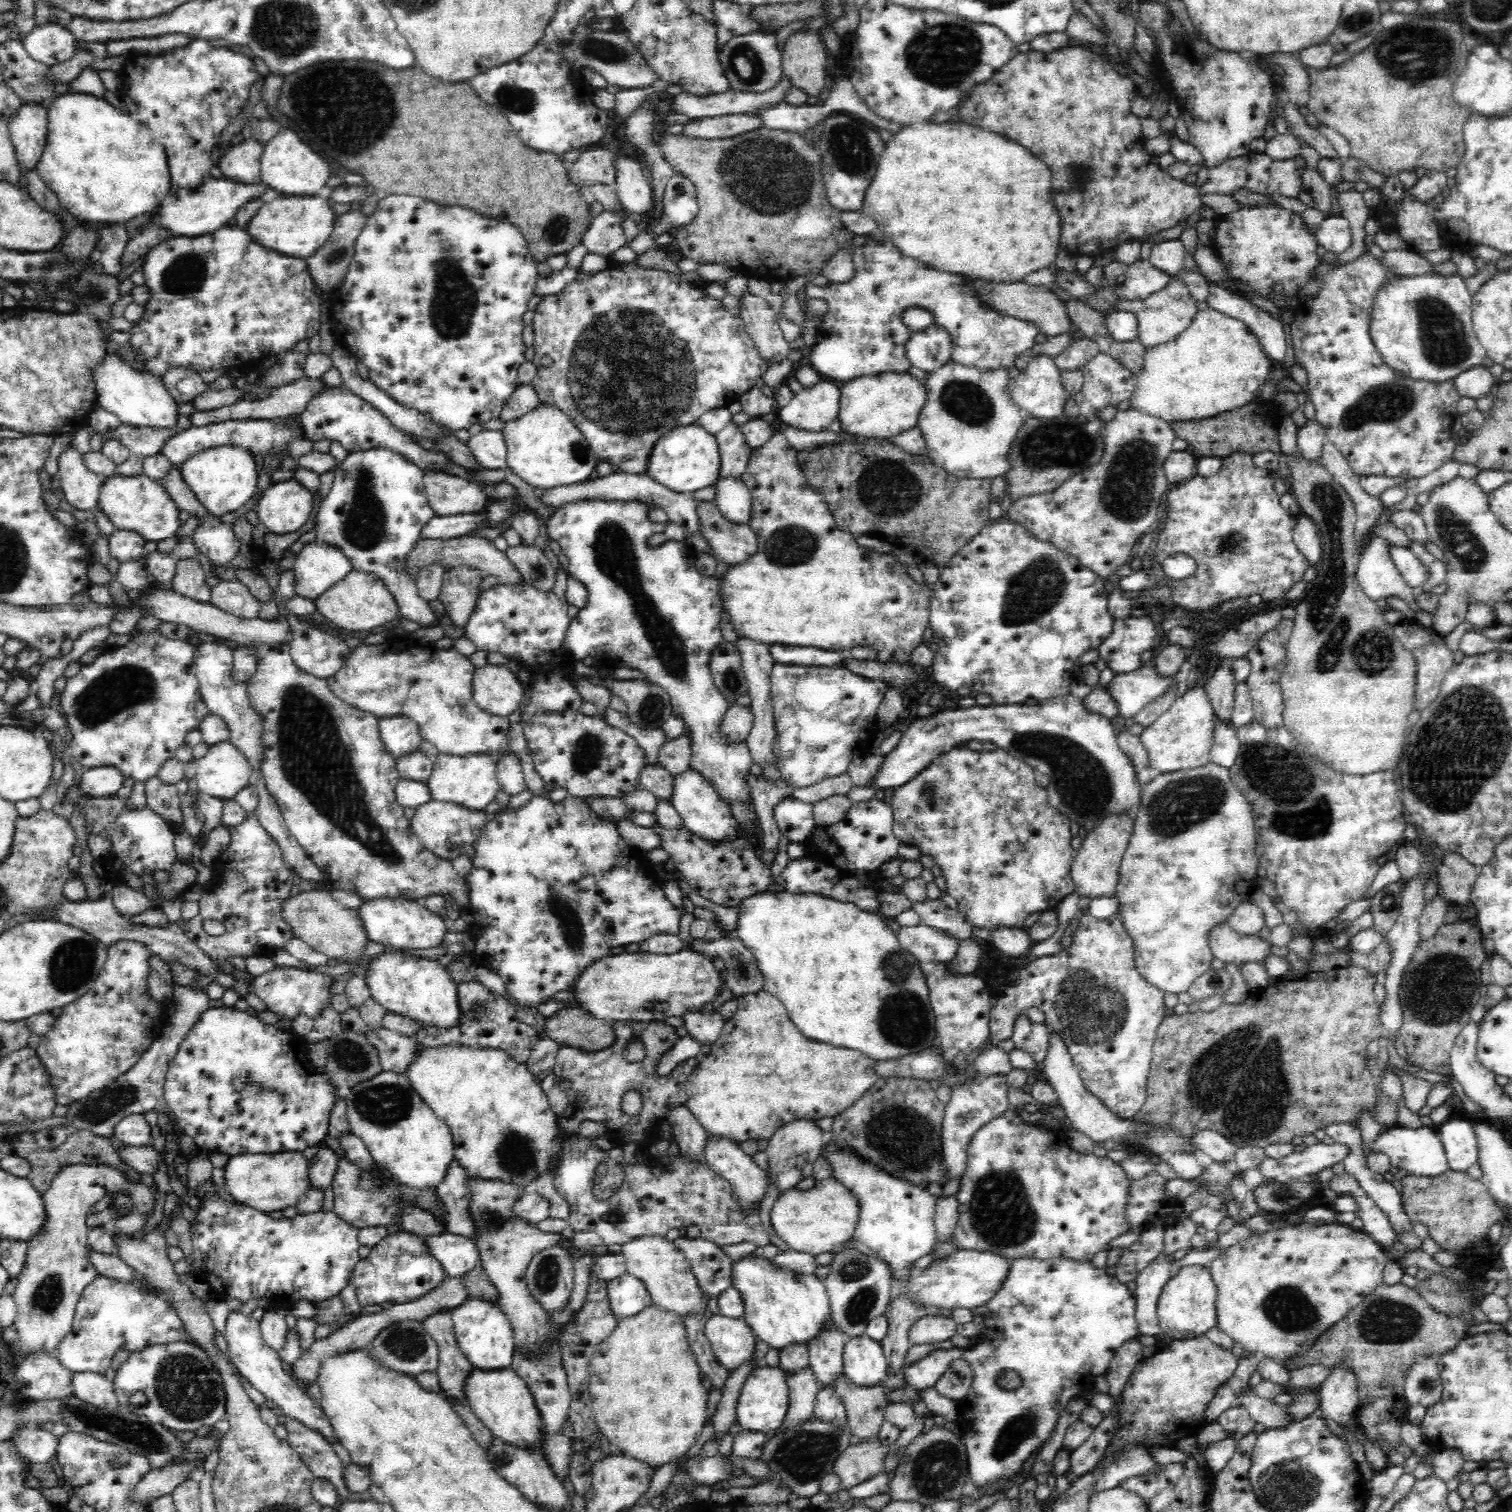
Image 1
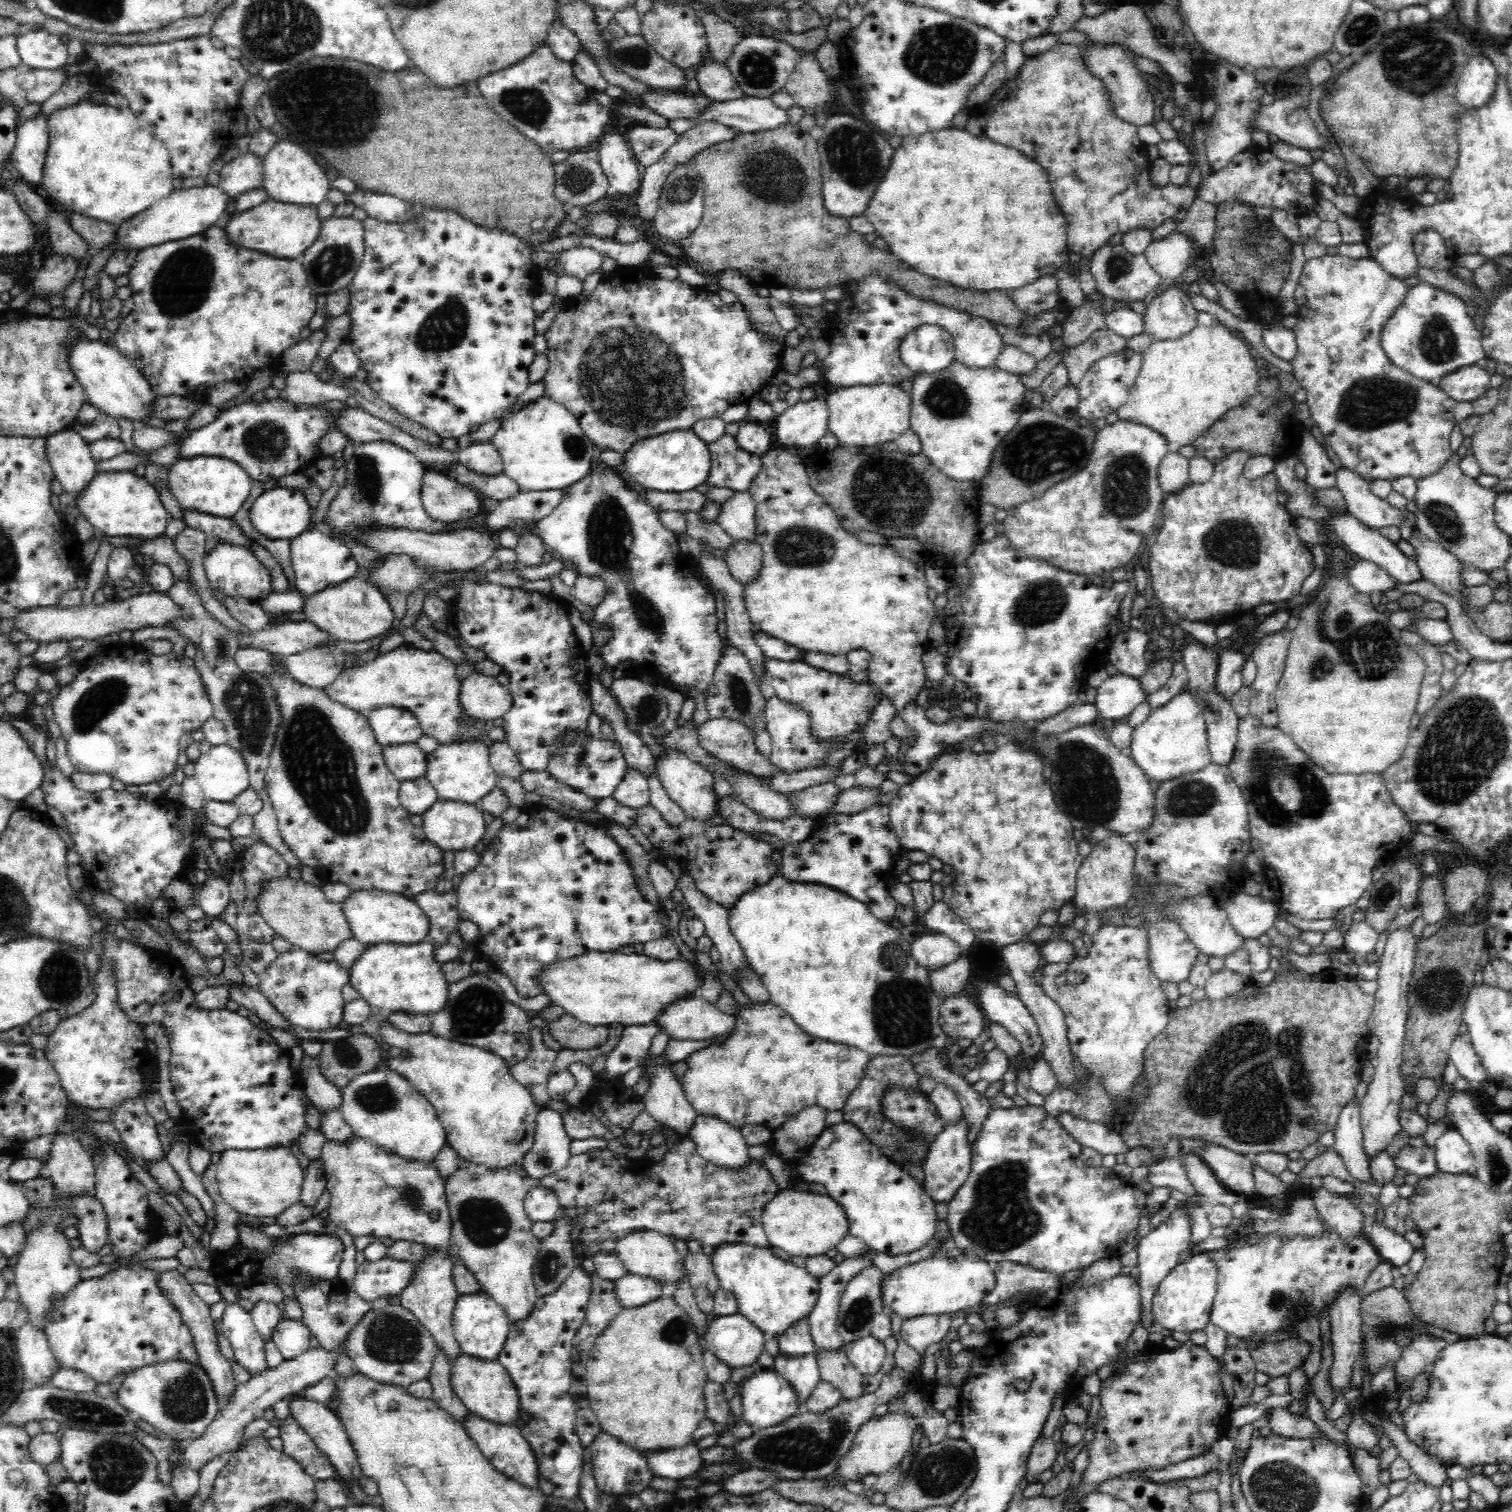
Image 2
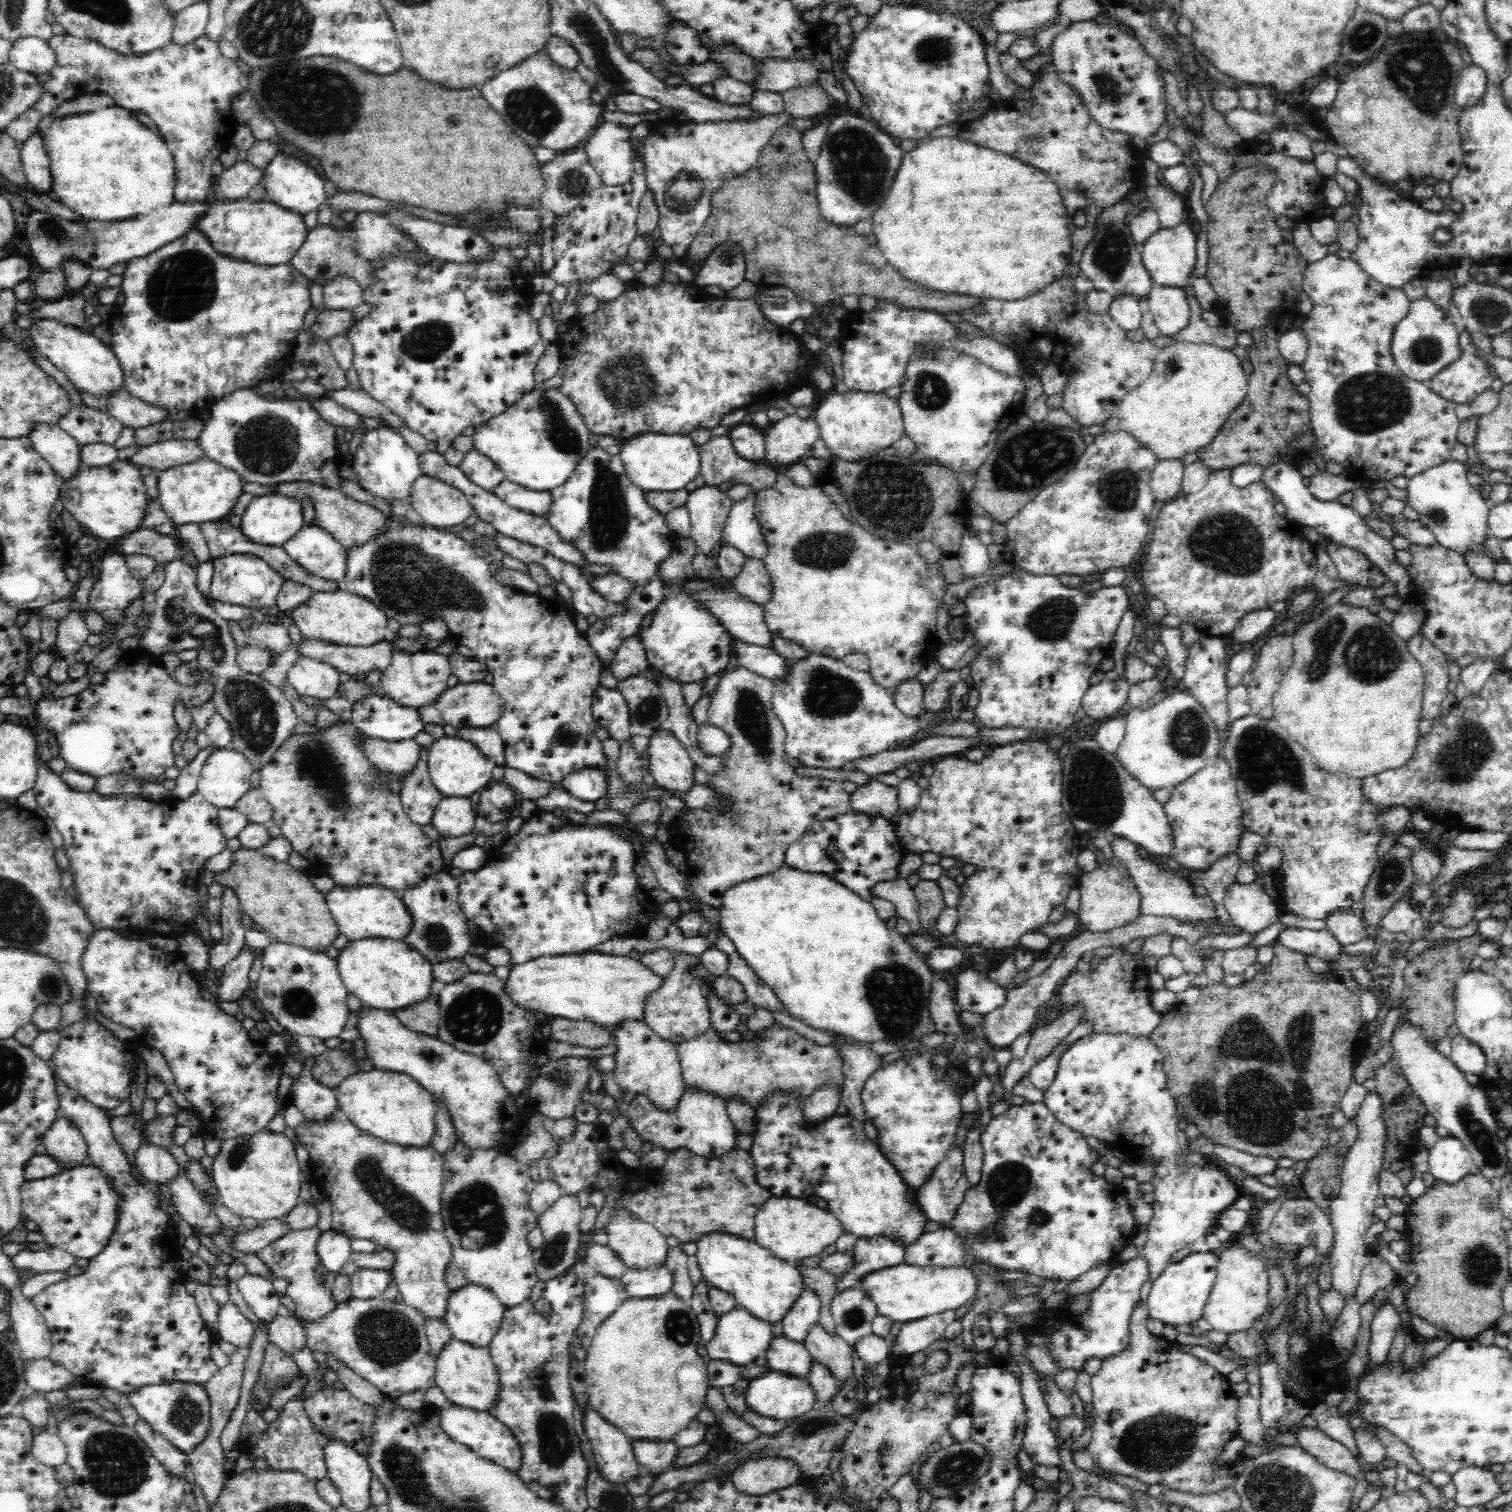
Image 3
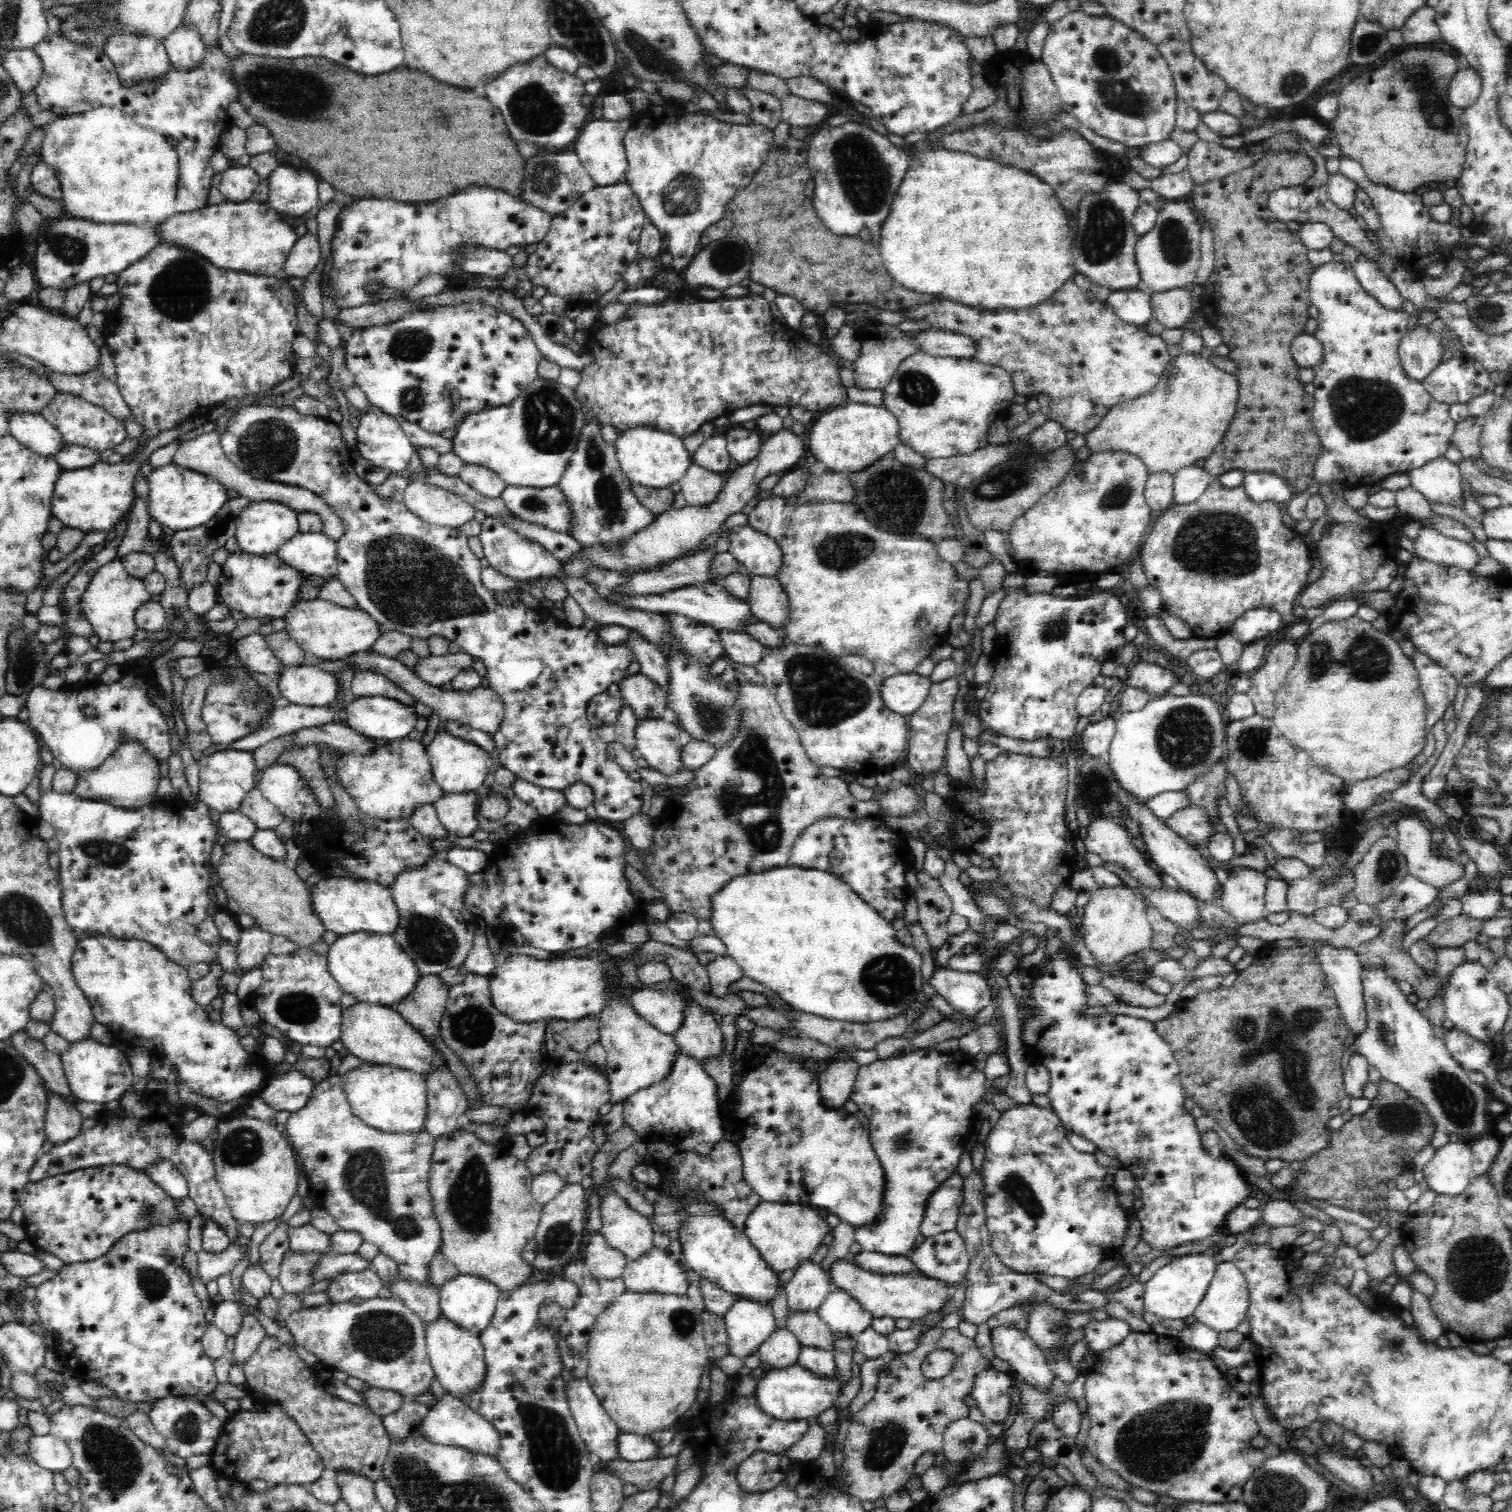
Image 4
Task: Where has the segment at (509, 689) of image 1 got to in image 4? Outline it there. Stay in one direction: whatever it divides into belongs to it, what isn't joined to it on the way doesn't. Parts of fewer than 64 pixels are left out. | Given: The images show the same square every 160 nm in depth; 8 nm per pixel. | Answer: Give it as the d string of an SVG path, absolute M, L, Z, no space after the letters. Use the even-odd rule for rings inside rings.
M356 653L355 655L346 657L345 662L347 662L347 664L350 664L350 662L353 664L353 668L355 668L354 672L371 668L372 670L383 674L388 678L388 680L391 680L400 686L402 690L406 690L415 701L433 708L433 710L437 712L441 721L455 720L455 722L480 730L492 738L500 728L501 722L503 721L505 715L504 703L500 696L498 696L490 687L478 687L468 692L454 691L454 689L451 689L450 691L442 691L440 687L424 683L415 672L410 672L408 667L402 665L397 658L388 659L388 657L378 655Z

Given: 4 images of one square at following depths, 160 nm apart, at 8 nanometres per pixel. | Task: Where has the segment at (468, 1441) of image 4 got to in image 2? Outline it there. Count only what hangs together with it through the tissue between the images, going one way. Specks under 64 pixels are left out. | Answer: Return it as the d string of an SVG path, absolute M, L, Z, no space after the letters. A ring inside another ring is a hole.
M466 1414L466 1418L460 1421L468 1433L468 1437L476 1443L482 1456L492 1463L502 1475L506 1475L512 1480L527 1486L538 1489L538 1479L536 1479L536 1455L530 1448L528 1441L521 1435L520 1429L512 1424L496 1424L490 1420L481 1418L476 1414Z

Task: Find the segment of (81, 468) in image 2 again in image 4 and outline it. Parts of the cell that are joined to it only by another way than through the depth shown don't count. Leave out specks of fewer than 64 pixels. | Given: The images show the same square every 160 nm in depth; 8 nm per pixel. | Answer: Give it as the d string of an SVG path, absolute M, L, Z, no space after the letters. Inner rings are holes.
M14 412L8 420L8 434L36 454L52 457L65 446L62 435L38 413Z

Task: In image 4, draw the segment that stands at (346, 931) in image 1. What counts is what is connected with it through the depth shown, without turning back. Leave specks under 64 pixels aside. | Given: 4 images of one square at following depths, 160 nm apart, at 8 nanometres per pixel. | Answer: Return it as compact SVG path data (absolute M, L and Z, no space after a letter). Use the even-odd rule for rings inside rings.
M226 840L222 847L223 854L217 866L219 884L226 895L240 905L241 911L252 916L255 924L272 935L285 936L289 942L305 948L322 939L325 928L312 911L311 892L294 869L262 854L250 841Z

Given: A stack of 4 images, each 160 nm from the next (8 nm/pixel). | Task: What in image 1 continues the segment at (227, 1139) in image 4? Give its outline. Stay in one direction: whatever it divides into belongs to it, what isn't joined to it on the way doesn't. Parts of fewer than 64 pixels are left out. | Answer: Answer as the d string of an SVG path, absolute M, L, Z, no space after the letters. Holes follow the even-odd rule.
M294 1151L228 1155L224 1167L225 1187L238 1203L263 1213L283 1211L294 1206L296 1200L308 1190L308 1162L302 1152Z

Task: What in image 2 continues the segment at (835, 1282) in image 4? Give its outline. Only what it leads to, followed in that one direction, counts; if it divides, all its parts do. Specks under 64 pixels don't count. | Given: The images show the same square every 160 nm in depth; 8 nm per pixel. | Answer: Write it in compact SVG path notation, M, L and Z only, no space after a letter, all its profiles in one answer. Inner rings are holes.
M973 1255L967 1258L928 1258L884 1275L880 1284L884 1310L903 1320L924 1315L952 1315L968 1308L977 1309L994 1286L995 1272L992 1264Z

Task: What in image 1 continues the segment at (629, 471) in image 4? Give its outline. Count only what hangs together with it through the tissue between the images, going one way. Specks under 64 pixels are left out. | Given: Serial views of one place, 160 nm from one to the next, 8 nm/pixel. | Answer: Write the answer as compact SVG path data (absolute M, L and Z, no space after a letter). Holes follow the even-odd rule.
M694 423L685 427L674 427L664 436L660 436L648 454L644 474L672 492L682 494L693 493L716 484L718 468L720 468L720 455L714 435L708 433L702 425Z

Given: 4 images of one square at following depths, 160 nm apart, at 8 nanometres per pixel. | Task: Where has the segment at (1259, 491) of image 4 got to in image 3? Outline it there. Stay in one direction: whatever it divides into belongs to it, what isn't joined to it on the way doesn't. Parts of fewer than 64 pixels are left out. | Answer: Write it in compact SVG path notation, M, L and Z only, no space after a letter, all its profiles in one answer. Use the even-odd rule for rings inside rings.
M1278 461L1272 465L1268 465L1263 469L1258 481L1262 481L1264 487L1270 489L1278 502L1282 502L1286 507L1286 516L1292 521L1296 521L1299 525L1312 526L1316 528L1320 535L1327 536L1331 542L1343 544L1349 548L1356 549L1368 557L1368 561L1383 572L1385 578L1396 582L1397 595L1405 600L1412 599L1412 581L1408 577L1408 571L1396 562L1395 550L1390 544L1391 539L1378 536L1372 532L1364 517L1360 516L1351 506L1344 505L1336 501L1321 501L1316 499L1314 495L1302 483L1302 474L1296 467L1292 467L1284 461Z

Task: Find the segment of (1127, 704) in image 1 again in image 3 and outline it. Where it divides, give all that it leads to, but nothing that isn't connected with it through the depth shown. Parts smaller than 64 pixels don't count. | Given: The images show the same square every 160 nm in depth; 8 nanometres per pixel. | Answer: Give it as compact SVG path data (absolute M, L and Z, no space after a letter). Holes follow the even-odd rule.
M1104 679L1098 684L1090 685L1081 699L1081 708L1090 718L1112 718L1120 715L1120 708L1126 704L1131 684L1125 679L1108 681Z

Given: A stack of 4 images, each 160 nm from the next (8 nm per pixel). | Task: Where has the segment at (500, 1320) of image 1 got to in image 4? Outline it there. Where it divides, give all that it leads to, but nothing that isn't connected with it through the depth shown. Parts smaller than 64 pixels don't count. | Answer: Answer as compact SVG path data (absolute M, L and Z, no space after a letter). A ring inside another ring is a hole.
M458 1274L439 1287L439 1306L445 1318L460 1328L478 1335L494 1315L495 1305L500 1294L502 1293L496 1284L490 1283L482 1277Z

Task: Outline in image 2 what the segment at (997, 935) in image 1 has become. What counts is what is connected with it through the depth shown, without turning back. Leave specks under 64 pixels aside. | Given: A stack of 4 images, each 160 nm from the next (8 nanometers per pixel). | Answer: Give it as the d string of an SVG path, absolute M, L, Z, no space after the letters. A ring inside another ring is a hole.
M1024 939L1003 947L1000 957L1001 962L1006 963L1009 973L1015 980L1015 994L1024 1003L1038 1026L1040 1037L1043 1040L1043 1049L1039 1057L1049 1061L1056 1075L1057 1084L1064 1084L1064 1082L1072 1082L1076 1078L1078 1064L1073 1052L1070 1050L1065 1014L1061 1011L1058 1003L1041 990L1036 977L1037 968L1040 968L1041 954L1039 953L1039 947L1036 943ZM1075 1067L1076 1069L1074 1069Z

